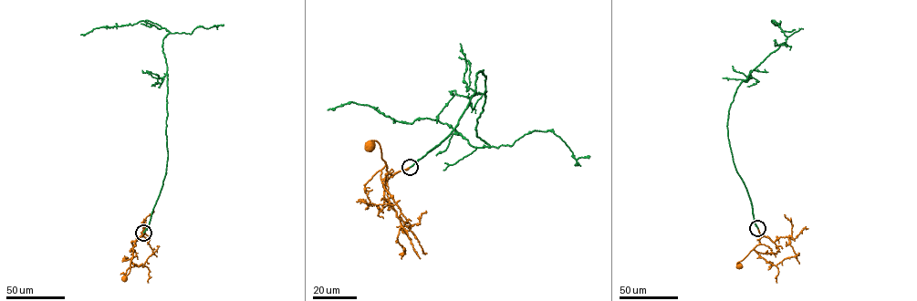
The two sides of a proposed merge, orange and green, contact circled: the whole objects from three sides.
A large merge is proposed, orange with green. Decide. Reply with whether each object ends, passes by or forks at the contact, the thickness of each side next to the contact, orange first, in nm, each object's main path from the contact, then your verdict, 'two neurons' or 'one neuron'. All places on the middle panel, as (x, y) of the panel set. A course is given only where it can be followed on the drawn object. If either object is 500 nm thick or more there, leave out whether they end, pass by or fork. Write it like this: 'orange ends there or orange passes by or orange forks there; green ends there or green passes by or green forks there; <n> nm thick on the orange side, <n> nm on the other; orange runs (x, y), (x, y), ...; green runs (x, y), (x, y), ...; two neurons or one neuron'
orange ends there; green ends there; 360 nm thick on the orange side, 340 nm on the other; orange runs (410, 167), (392, 175), (385, 175), (386, 162), (381, 159), (379, 143), (372, 140), (369, 145); green runs (410, 167), (457, 125), (483, 70), (475, 129), (490, 147), (437, 120), (398, 121), (353, 102), (327, 109); one neuron

